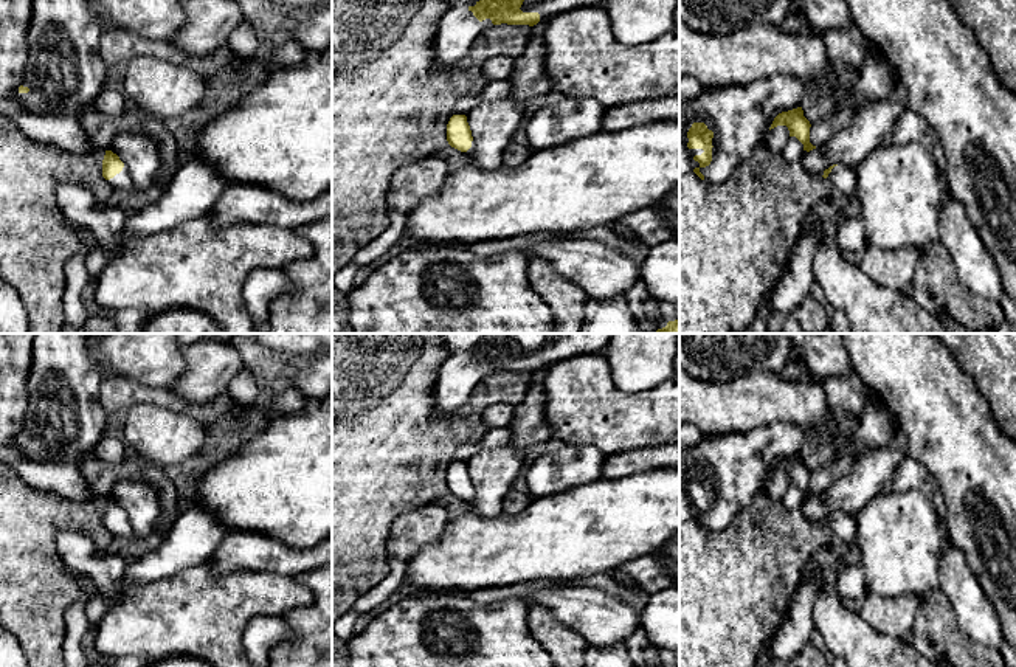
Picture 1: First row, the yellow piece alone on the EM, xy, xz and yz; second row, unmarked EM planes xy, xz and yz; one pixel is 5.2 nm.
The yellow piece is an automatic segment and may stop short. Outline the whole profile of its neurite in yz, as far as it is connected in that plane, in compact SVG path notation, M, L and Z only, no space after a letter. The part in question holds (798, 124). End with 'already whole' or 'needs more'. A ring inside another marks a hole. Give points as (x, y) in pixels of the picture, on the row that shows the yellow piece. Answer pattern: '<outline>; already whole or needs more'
M782 74L745 85L704 87L698 98L679 107L679 175L695 172L710 185L726 181L777 126L786 126L790 137L796 137L803 150L816 149L810 143L811 124L802 110L810 99L810 88L802 79Z; needs more

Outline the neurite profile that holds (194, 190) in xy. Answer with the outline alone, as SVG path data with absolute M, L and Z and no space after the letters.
M197 155L189 157L155 203L129 214L126 226L118 234L119 248L127 242L160 234L205 216L216 205L226 185L228 181L211 163Z

